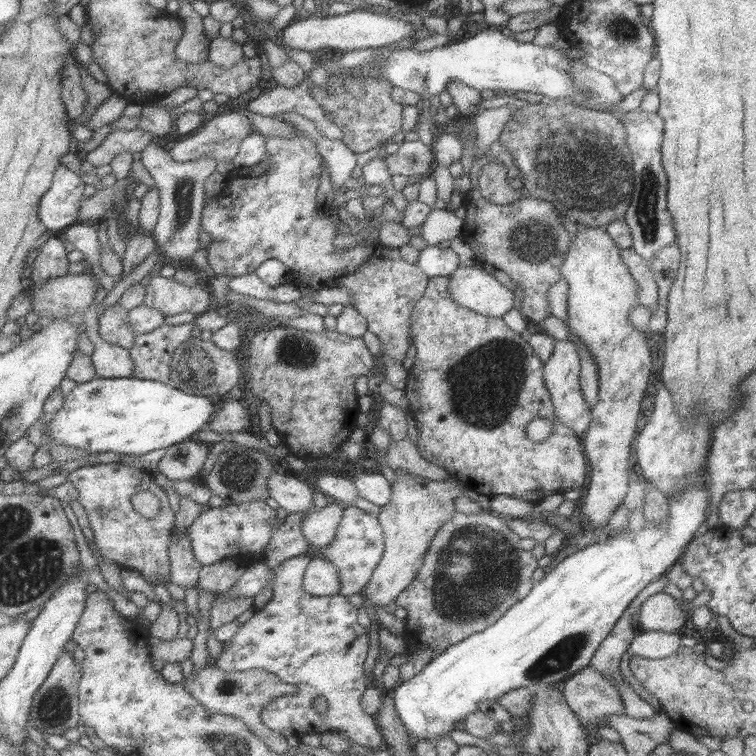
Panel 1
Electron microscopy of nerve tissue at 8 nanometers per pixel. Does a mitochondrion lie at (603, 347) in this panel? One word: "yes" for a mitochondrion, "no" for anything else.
yes

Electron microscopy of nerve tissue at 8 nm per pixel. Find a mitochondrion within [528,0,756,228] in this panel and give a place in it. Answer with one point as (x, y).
(585, 169)

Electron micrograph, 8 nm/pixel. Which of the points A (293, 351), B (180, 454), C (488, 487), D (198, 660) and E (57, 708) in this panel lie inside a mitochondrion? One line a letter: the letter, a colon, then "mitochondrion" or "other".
A: mitochondrion
B: other
C: other
D: other
E: mitochondrion

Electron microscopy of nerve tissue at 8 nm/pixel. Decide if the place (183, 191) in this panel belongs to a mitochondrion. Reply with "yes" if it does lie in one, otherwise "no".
yes

